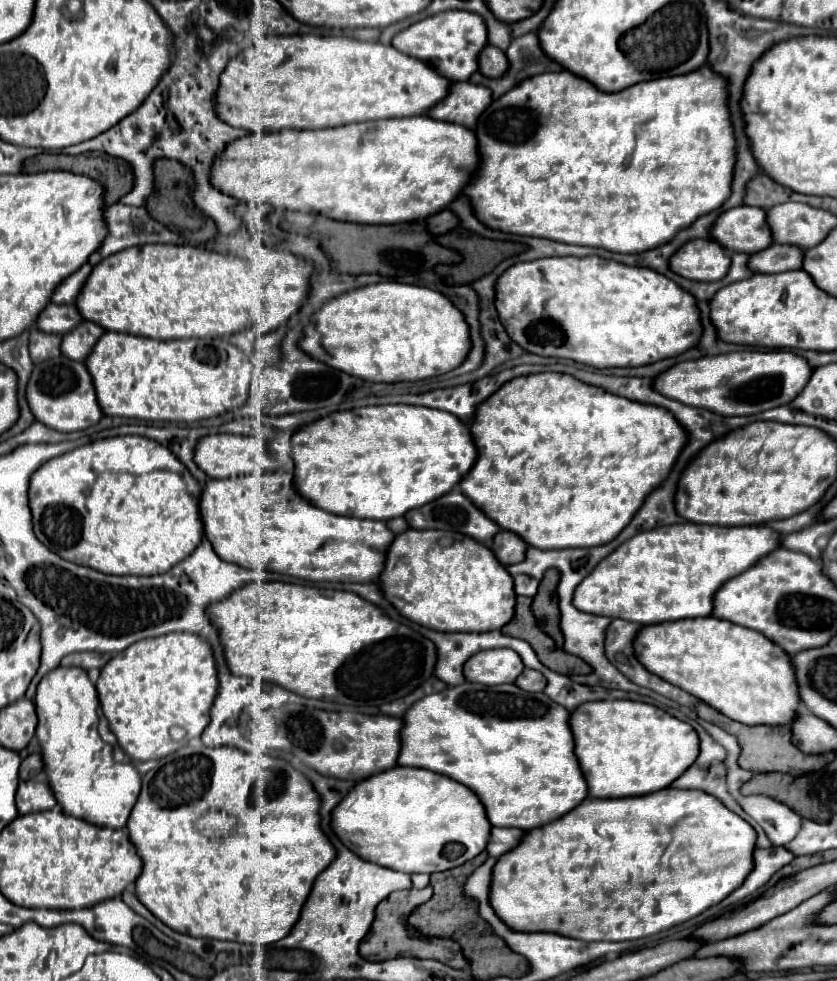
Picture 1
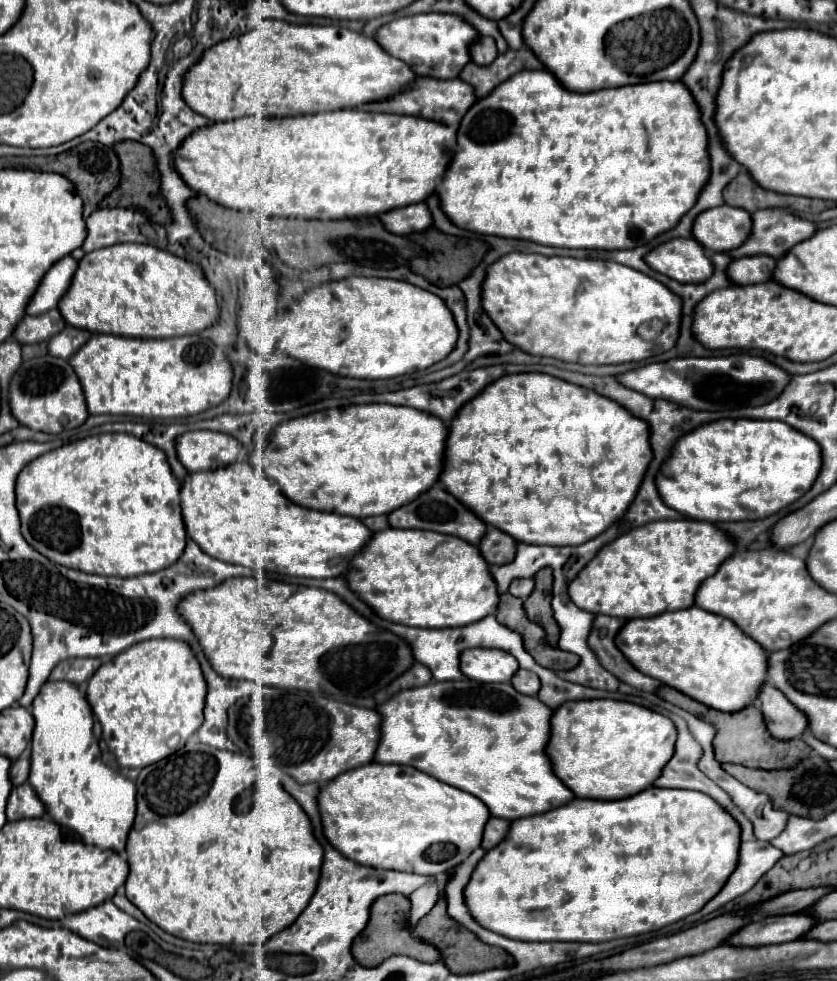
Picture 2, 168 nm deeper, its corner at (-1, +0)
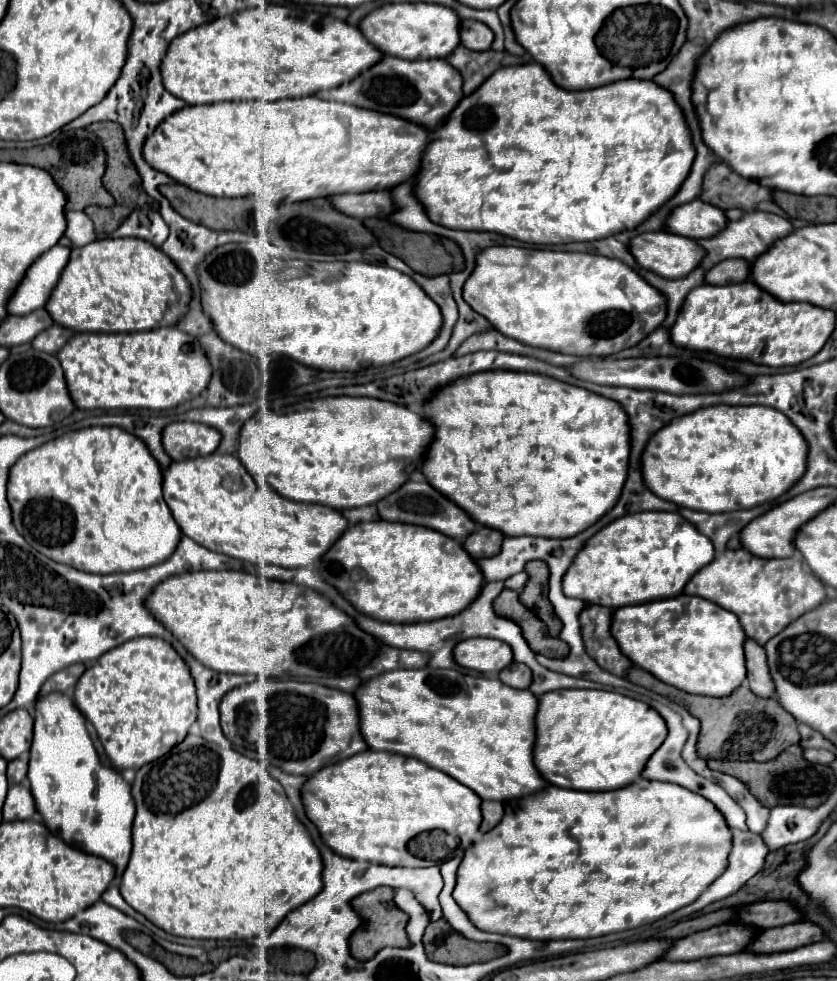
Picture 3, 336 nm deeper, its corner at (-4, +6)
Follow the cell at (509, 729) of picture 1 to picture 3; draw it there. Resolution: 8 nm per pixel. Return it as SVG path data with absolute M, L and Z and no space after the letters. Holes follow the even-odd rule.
M398 669L396 673L384 673L384 677L374 677L370 683L364 683L356 693L354 693L358 705L360 705L360 725L364 729L364 739L368 741L368 745L372 747L372 751L388 751L388 753L398 753L404 757L414 757L450 777L454 777L456 781L460 781L462 785L470 787L480 799L486 801L510 801L510 799L518 799L518 797L528 797L532 793L542 791L544 787L548 787L550 783L546 783L542 777L538 777L536 767L532 765L532 749L534 749L534 741L536 741L536 711L538 711L538 697L532 691L522 691L522 689L514 689L508 687L506 683L502 683L498 677L496 679L488 679L488 677L472 677L472 675L462 675L458 671L448 671L448 669L416 669L416 671L408 671L408 669Z

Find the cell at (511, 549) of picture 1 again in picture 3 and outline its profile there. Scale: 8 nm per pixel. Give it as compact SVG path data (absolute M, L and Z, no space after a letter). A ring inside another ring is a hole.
M478 527L472 537L464 541L464 549L474 557L474 559L484 559L484 557L494 557L502 551L504 535L496 529L490 527Z

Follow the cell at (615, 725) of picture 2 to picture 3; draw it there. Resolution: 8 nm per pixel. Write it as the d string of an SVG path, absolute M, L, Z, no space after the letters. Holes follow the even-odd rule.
M590 689L552 691L540 697L540 707L536 715L534 765L540 775L556 787L578 791L612 791L630 785L642 773L646 761L664 743L666 735L666 721L656 709L622 693Z

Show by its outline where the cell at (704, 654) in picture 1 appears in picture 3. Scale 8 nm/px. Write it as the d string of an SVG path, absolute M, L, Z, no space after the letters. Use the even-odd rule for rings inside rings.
M680 595L636 607L620 607L614 611L612 637L634 665L686 693L728 697L746 679L746 633L734 613L708 599Z

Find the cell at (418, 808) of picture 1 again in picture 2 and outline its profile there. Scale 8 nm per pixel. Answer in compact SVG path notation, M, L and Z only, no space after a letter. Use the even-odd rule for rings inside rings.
M367 763L357 771L347 771L345 775L321 785L317 805L323 833L327 841L341 851L341 855L367 867L395 869L417 875L443 875L457 865L457 859L463 863L471 851L479 847L483 827L491 817L485 803L457 787L445 785L413 767L381 763Z

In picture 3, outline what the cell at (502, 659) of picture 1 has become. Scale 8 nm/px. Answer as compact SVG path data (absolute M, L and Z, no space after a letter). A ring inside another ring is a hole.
M466 639L460 641L454 649L454 661L466 669L480 673L500 673L512 661L512 649L498 639Z

